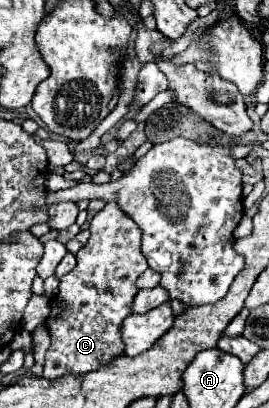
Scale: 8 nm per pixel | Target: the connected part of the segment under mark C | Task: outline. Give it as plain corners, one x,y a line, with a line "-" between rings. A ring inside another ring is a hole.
106,204
90,222
90,240
76,254
76,268
60,278
60,292
52,300
46,328
52,344
46,352
44,376
48,380
64,374
88,374
124,354
120,328
132,314
130,306
138,294
136,280
148,268
142,254
142,232
116,204

